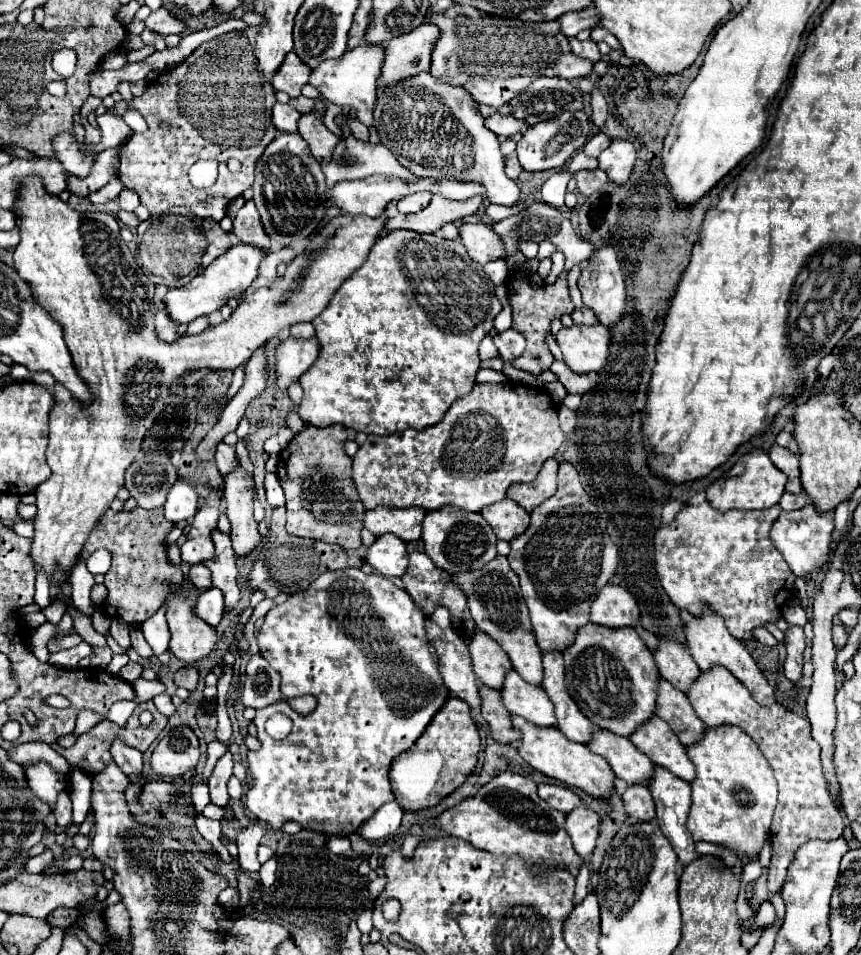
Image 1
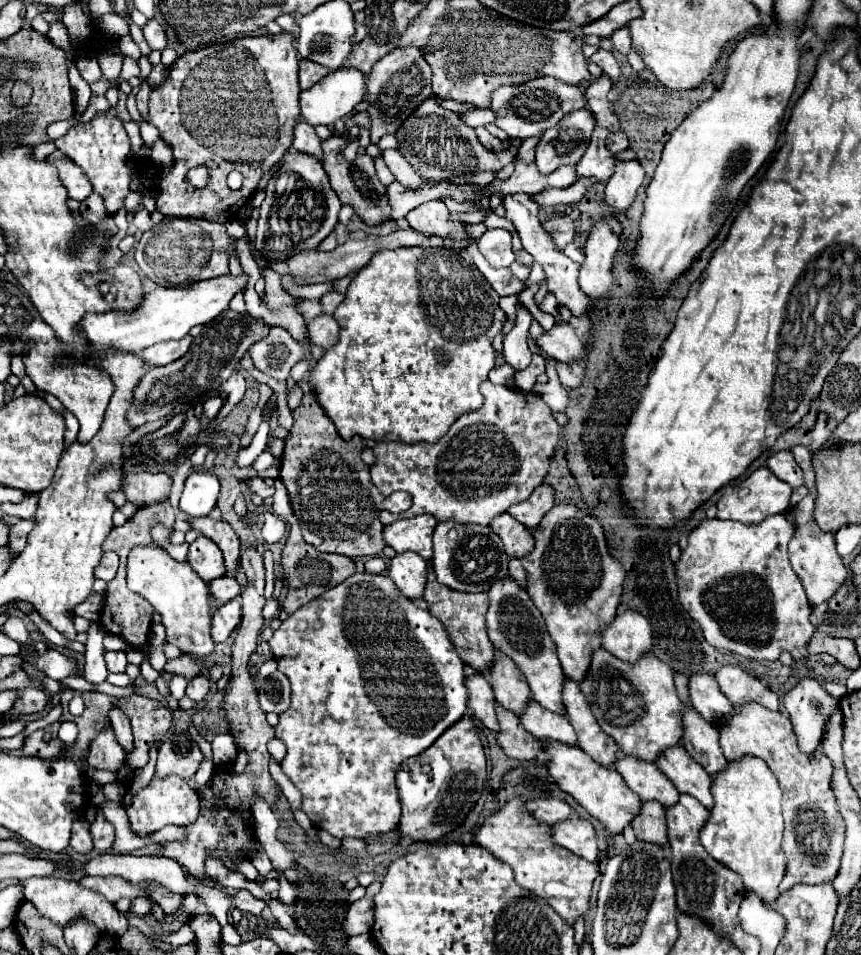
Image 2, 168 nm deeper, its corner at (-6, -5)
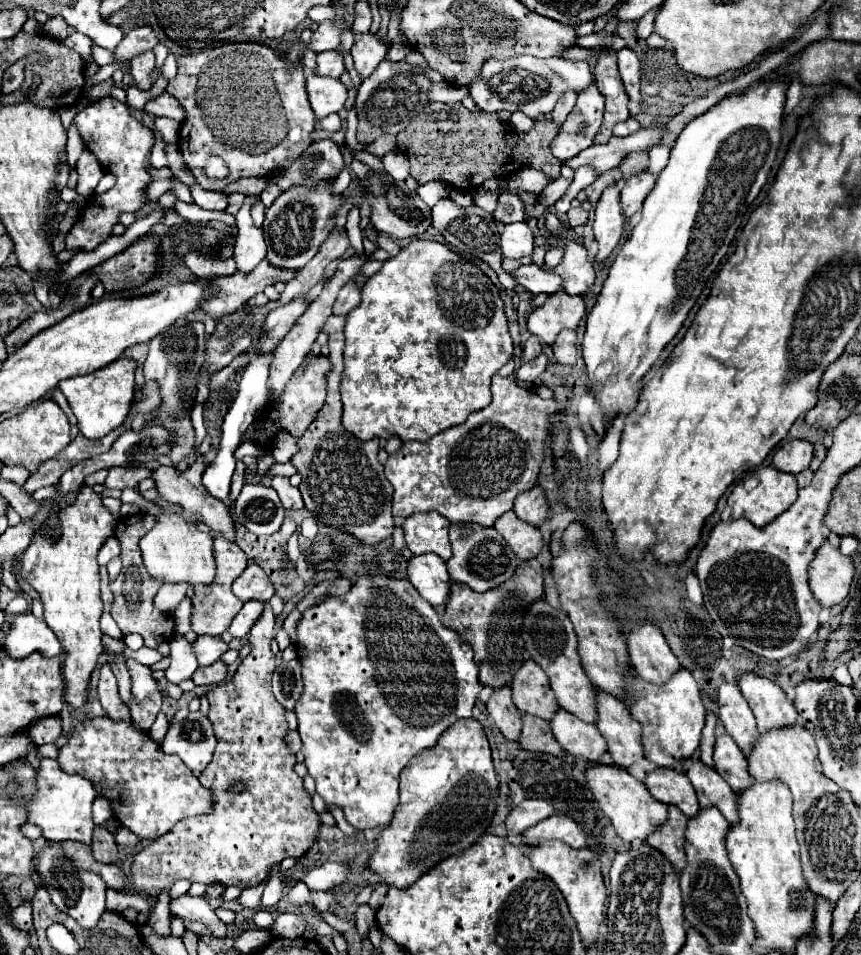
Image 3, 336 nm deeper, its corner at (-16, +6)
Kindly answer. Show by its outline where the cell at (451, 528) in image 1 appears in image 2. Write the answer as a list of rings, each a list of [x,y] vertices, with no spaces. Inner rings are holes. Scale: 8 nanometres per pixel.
[[[454,520],[438,522],[434,530],[434,556],[432,566],[440,584],[460,592],[488,592],[490,584],[506,578],[508,556],[504,552],[502,540],[492,532],[490,526],[480,524],[460,524]]]

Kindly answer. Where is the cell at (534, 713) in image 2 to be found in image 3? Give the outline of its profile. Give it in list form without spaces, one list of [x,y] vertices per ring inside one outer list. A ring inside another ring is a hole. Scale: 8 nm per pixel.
[[[560,709],[550,721],[556,741],[566,749],[566,753],[584,757],[590,763],[600,763],[602,755],[608,751],[606,739],[600,735],[596,725],[584,723],[568,711]]]

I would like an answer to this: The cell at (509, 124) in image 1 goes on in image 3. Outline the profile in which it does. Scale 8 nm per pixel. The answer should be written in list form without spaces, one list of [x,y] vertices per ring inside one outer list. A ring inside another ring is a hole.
[[[432,83],[432,87],[428,89],[428,99],[440,103],[458,103],[466,95],[468,95],[466,87],[454,87],[448,83]]]

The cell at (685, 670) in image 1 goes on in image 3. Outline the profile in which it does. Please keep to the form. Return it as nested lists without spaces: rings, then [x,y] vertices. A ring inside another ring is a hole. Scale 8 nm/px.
[[[722,683],[718,691],[718,705],[720,705],[720,721],[726,729],[726,733],[736,741],[736,745],[742,749],[744,757],[750,755],[752,745],[760,737],[756,729],[756,719],[752,715],[752,709],[748,707],[746,699],[742,697],[738,685],[734,683]]]

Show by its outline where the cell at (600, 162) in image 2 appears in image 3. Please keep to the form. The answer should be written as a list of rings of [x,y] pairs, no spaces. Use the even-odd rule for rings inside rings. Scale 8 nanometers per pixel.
[[[632,153],[632,155],[628,155],[622,163],[620,163],[620,169],[622,169],[622,173],[624,173],[624,179],[628,179],[628,177],[632,177],[632,175],[638,175],[638,173],[642,173],[642,171],[646,171],[648,169],[648,155],[646,153]]]

